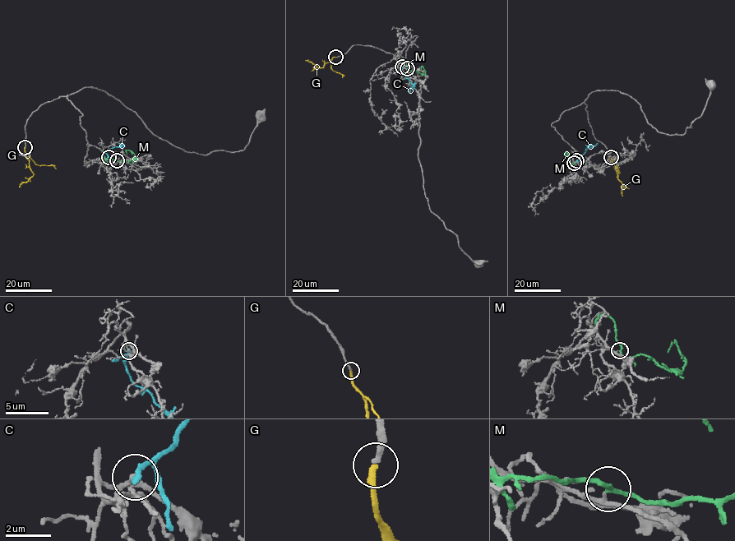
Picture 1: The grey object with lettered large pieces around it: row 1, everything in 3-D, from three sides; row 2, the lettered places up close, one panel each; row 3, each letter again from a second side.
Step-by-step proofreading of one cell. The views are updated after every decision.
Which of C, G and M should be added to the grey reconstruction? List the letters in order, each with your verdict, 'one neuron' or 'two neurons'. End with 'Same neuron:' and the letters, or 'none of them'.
C: two neurons
G: one neuron
M: two neurons
Same neuron: G

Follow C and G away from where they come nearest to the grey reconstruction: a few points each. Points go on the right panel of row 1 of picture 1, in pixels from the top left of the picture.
C: (576, 160), (586, 149), (598, 144)
G: (611, 157), (621, 182), (622, 196)

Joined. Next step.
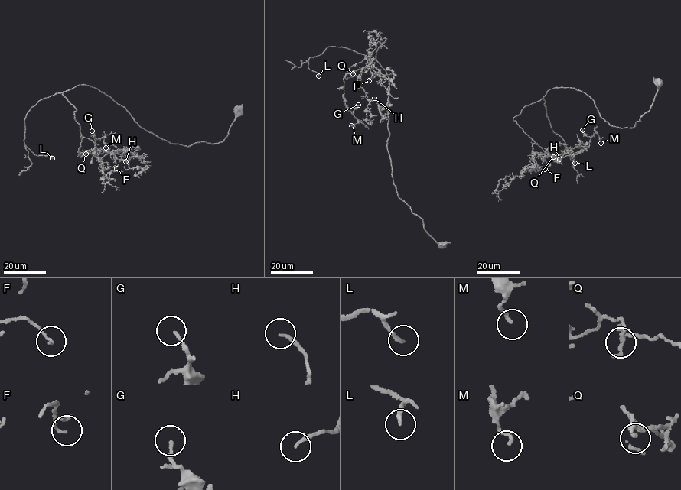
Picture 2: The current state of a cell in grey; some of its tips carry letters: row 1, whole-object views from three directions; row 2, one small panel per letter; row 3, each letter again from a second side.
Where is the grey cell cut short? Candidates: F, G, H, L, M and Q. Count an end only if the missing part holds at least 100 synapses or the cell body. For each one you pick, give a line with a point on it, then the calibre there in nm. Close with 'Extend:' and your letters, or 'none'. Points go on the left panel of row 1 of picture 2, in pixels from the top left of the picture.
L: at (52, 158); 190 nm thick
Extend: L

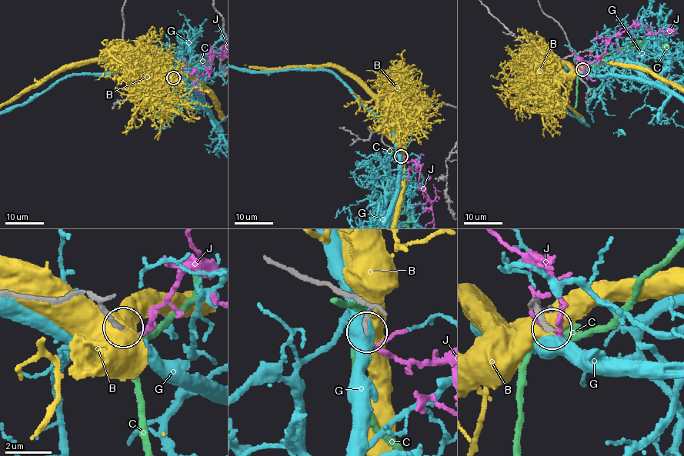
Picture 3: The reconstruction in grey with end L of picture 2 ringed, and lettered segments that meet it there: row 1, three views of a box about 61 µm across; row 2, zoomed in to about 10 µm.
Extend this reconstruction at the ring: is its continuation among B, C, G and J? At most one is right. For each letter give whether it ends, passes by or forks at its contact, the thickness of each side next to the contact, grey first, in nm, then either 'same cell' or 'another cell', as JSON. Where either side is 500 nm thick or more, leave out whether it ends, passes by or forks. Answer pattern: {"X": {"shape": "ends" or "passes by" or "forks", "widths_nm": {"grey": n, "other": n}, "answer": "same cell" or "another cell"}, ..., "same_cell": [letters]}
{"B": {"widths_nm": {"grey": 240, "other": 700}, "answer": "another cell"}, "C": {"shape": "passes by", "widths_nm": {"grey": 200, "other": 360}, "answer": "another cell"}, "G": {"widths_nm": {"grey": 190, "other": 600}, "answer": "another cell"}, "J": {"shape": "passes by", "widths_nm": {"grey": 180, "other": 160}, "answer": "same cell"}, "same_cell": ["J"]}

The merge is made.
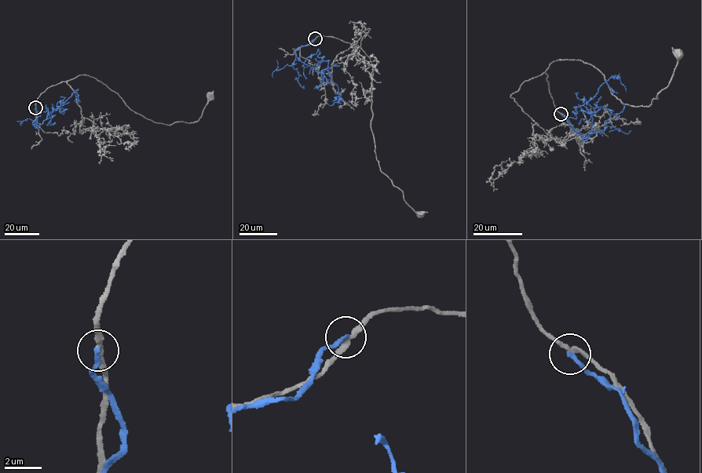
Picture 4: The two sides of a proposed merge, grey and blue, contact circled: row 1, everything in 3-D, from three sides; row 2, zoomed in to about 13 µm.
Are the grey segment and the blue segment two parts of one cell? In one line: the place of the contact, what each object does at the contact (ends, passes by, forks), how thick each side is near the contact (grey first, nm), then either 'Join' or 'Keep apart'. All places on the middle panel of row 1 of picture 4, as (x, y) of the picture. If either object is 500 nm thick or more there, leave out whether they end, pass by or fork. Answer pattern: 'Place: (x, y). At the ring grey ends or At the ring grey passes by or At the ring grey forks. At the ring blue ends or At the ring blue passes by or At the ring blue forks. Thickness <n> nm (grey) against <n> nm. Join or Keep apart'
Place: (315, 38). At the ring grey passes by. At the ring blue ends. Thickness 220 nm (grey) against 240 nm. Keep apart

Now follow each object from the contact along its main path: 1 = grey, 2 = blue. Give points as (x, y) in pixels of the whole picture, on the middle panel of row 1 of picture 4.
1: (315, 38), (323, 35), (338, 38), (360, 48), (371, 60), (371, 125), (376, 159), (380, 170), (420, 213)
2: (315, 38), (296, 49), (295, 55), (317, 71), (329, 68), (318, 49), (304, 62), (306, 79)

